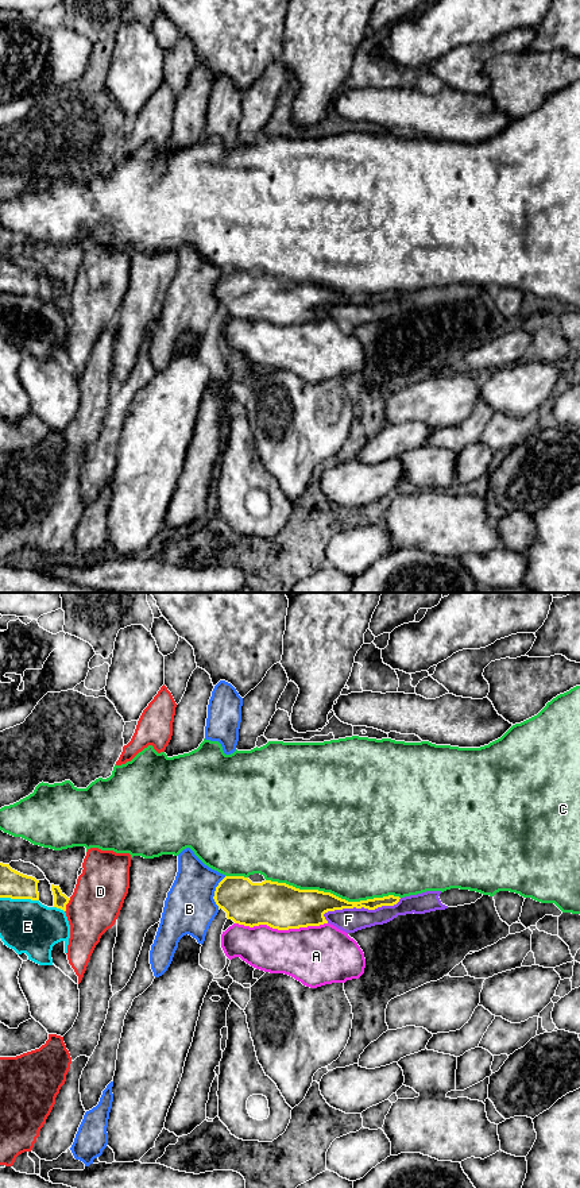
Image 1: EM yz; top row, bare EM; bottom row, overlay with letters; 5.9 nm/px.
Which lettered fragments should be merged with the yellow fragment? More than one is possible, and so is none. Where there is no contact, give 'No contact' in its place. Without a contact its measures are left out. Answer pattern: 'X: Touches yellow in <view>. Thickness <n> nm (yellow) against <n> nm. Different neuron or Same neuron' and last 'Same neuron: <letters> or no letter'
A: Touches yellow in yz. Thickness 280 nm (yellow) against 340 nm. Different neuron
B: Touches yellow in yz. Thickness 260 nm (yellow) against 300 nm. Different neuron
C: Touches yellow in yz. Thickness 240 nm (yellow) against 500 nm. Different neuron
D: Touches yellow in yz. Thickness 80 nm (yellow) against 300 nm. Different neuron
E: Touches yellow in yz. Thickness 160 nm (yellow) against 320 nm. Different neuron
F: Touches yellow in yz. Thickness 140 nm (yellow) against 140 nm. Different neuron
Same neuron: no letter

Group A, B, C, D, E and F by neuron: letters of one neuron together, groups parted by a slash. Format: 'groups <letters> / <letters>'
groups A / B D / C / E / F

